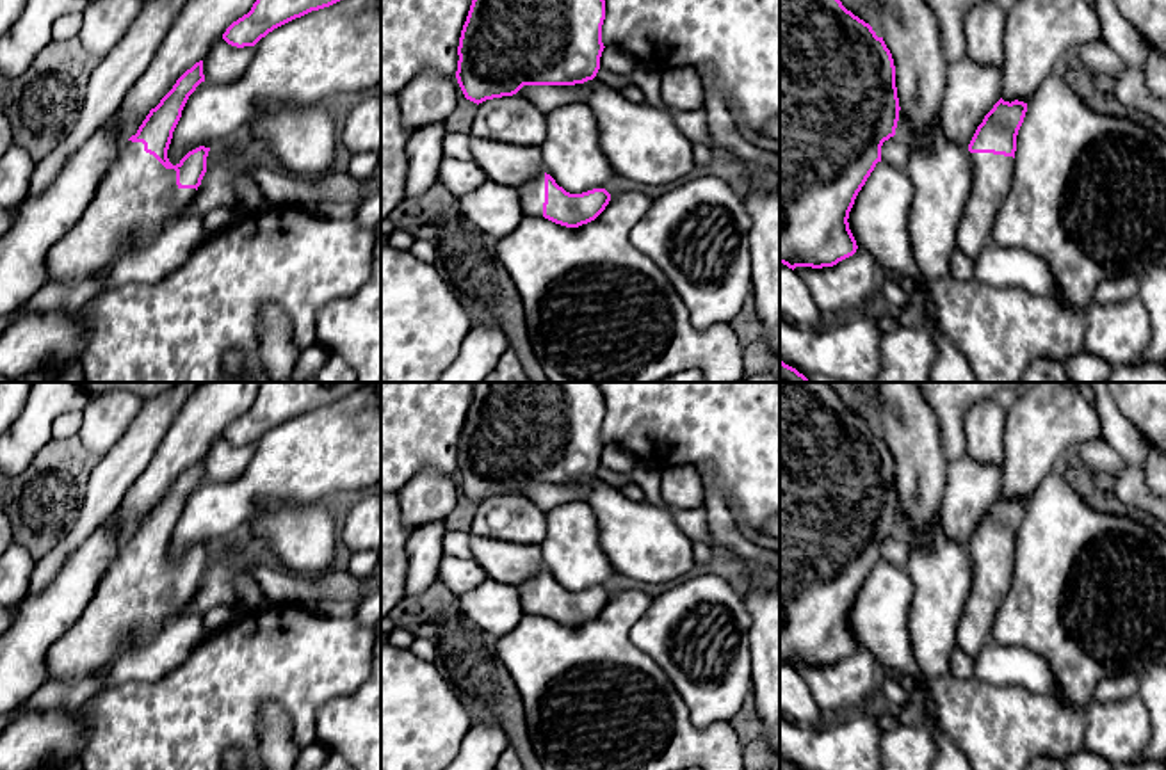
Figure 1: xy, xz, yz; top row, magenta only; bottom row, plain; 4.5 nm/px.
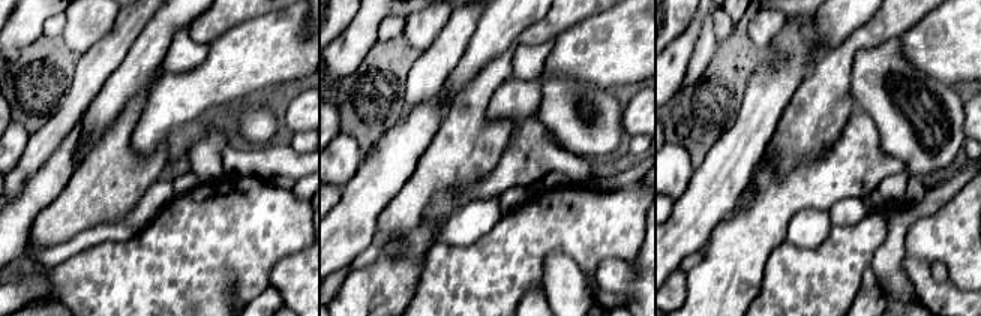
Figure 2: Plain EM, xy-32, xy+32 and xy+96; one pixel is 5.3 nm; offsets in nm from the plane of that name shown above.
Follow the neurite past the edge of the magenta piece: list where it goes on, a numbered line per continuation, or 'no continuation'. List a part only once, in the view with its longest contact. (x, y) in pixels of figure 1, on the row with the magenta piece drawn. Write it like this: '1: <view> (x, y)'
1: xy (137, 198)

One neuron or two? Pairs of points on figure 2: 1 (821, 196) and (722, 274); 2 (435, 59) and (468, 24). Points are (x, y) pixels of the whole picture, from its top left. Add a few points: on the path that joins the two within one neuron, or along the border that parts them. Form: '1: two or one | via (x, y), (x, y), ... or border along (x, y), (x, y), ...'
1: one | via (795, 196), (743, 249)
2: one | via (444, 50), (459, 33)

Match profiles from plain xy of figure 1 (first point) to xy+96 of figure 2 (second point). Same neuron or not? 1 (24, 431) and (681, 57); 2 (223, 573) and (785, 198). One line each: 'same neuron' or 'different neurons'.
1: same neuron
2: same neuron

